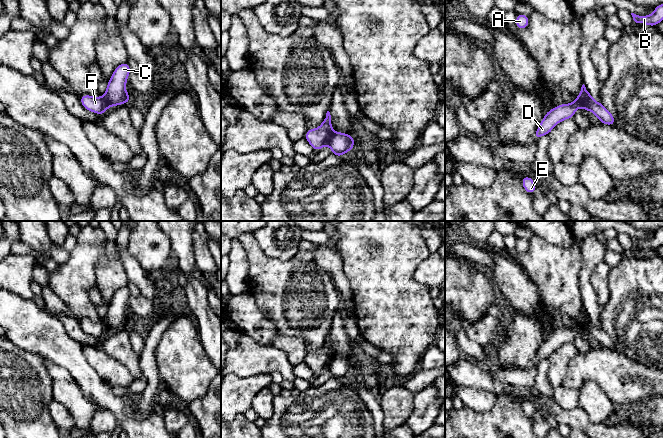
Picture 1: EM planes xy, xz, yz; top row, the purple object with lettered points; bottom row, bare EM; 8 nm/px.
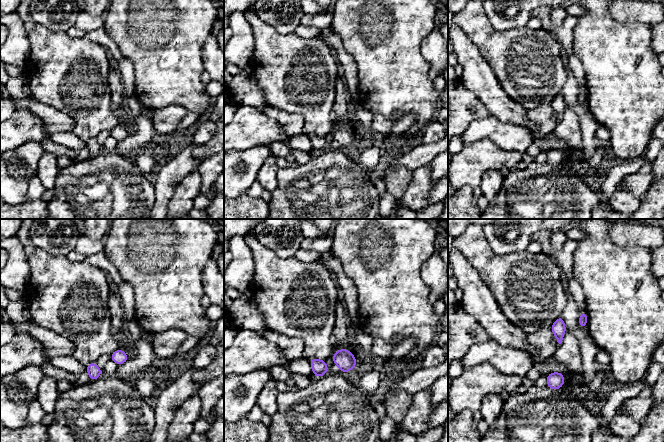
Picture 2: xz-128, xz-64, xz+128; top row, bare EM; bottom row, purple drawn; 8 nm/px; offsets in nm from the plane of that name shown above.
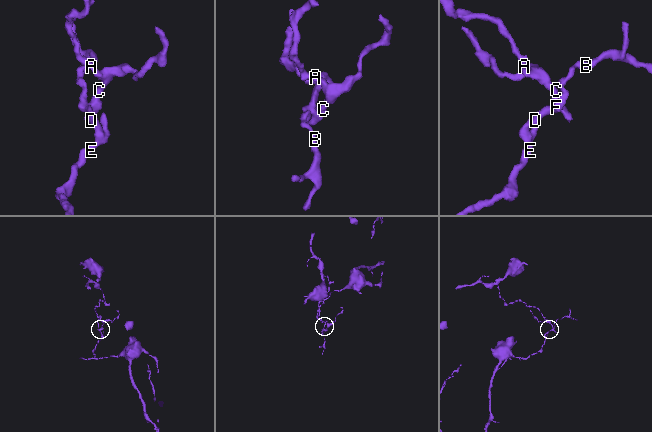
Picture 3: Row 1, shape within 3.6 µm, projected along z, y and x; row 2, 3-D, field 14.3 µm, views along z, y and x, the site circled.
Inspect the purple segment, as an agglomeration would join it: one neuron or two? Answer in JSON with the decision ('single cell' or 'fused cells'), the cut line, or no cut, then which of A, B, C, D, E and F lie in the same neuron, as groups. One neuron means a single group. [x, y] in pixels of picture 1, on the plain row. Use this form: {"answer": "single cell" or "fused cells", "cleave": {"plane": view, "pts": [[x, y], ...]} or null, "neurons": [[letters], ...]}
{"answer": "fused cells", "cleave": {"plane": "xz", "pts": [[332, 355], [325, 367]]}, "neurons": [["A", "C"], ["B", "D", "E", "F"]]}

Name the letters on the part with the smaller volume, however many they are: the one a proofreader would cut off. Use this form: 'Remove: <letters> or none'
Remove: A, C

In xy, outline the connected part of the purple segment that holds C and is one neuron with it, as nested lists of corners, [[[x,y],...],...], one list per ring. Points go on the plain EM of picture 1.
[[[127,286],[120,288],[113,296],[110,305],[107,308],[104,323],[107,331],[121,329],[131,325],[125,308],[131,293]]]

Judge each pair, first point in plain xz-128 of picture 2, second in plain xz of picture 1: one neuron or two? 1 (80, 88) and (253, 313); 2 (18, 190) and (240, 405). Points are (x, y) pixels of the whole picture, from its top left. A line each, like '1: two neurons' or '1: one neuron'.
1: two neurons
2: one neuron

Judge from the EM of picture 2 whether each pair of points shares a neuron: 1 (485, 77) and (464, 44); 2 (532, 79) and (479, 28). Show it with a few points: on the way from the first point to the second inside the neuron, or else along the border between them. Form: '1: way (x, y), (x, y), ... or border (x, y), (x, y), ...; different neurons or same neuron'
1: way (477, 69), (466, 52); same neuron
2: way (520, 65), (493, 42); same neuron

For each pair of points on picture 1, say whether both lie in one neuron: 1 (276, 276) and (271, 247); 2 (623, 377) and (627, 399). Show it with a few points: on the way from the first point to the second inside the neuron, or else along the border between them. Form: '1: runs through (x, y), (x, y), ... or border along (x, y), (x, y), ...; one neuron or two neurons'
1: border along (256, 241), (271, 257), (284, 260), (295, 257); two neurons
2: runs through (626, 382), (627, 394); one neuron

